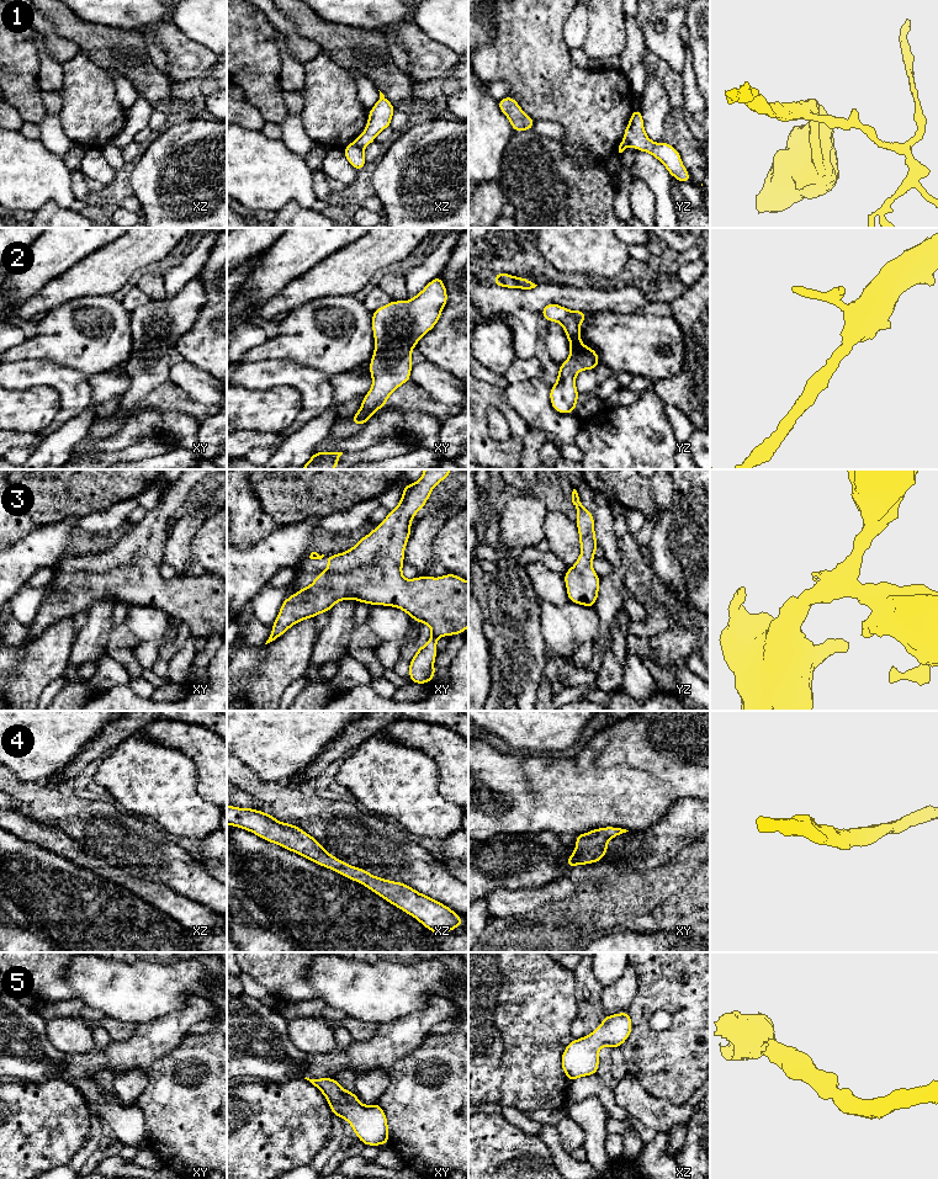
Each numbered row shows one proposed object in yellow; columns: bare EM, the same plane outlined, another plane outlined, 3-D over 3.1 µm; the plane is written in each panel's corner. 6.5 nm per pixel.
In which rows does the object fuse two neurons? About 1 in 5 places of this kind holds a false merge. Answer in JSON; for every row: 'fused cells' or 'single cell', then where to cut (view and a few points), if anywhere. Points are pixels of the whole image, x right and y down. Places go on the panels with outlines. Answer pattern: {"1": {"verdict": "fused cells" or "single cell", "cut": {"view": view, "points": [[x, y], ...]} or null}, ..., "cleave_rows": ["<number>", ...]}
{"1": {"verdict": "fused cells", "cut": {"view": "xz", "points": [[353, 142], [362, 149]]}}, "2": {"verdict": "single cell", "cut": null}, "3": {"verdict": "single cell", "cut": null}, "4": {"verdict": "single cell", "cut": null}, "5": {"verdict": "single cell", "cut": null}, "cleave_rows": ["1"]}

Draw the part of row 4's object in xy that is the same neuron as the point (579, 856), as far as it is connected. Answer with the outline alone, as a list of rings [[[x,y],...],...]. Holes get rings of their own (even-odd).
[[[604,827],[588,833],[577,834],[576,850],[566,860],[568,869],[602,861],[606,855],[608,841],[629,830],[618,827]]]

